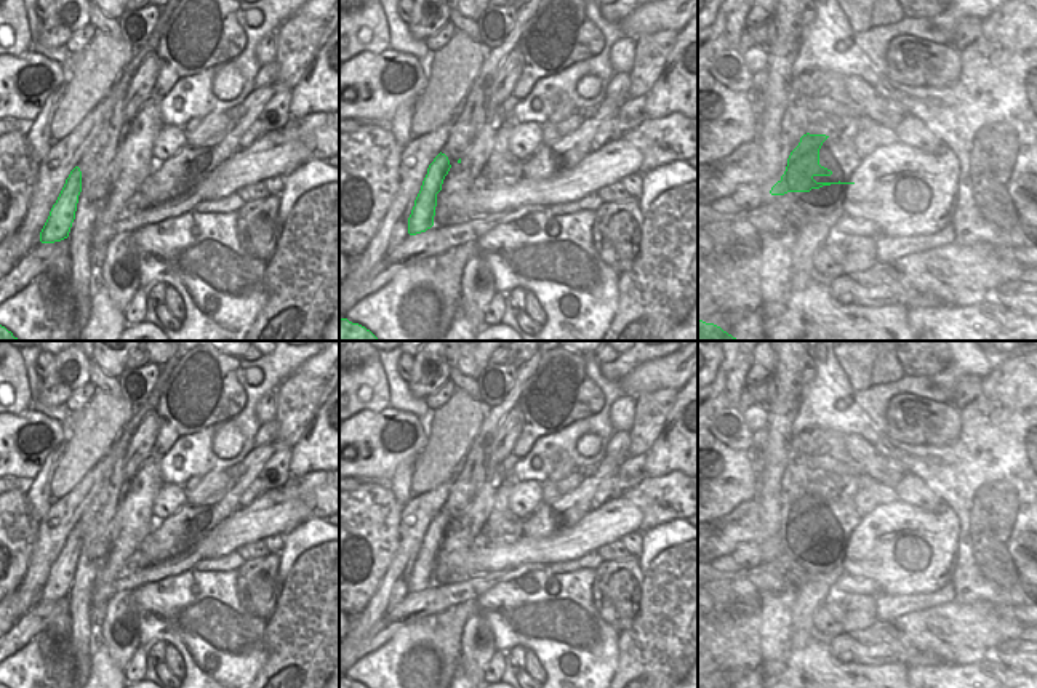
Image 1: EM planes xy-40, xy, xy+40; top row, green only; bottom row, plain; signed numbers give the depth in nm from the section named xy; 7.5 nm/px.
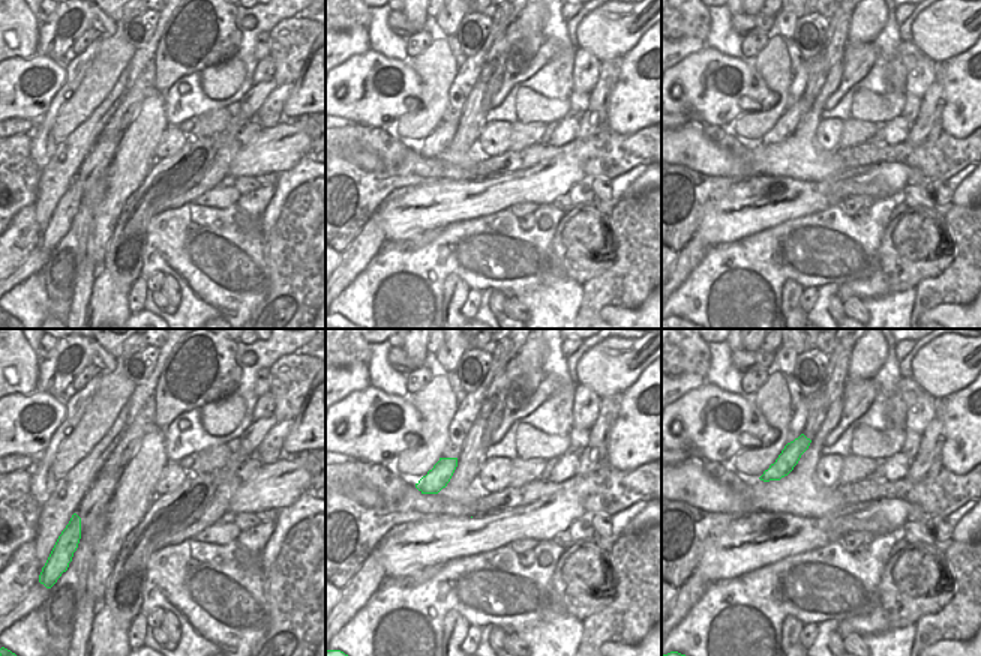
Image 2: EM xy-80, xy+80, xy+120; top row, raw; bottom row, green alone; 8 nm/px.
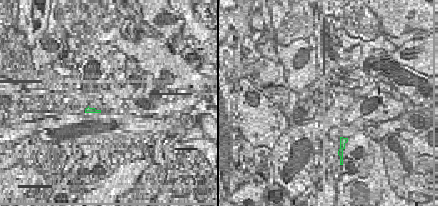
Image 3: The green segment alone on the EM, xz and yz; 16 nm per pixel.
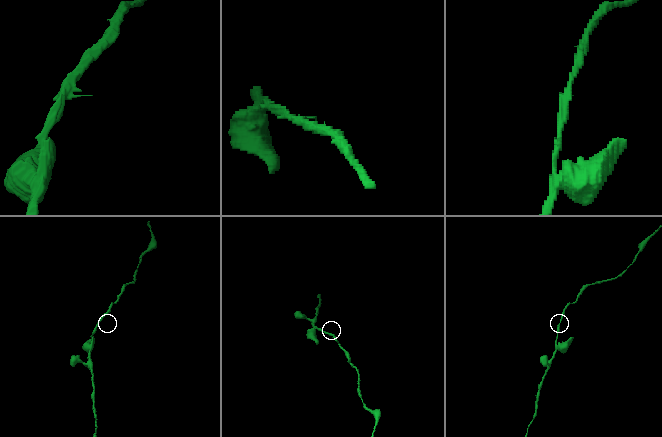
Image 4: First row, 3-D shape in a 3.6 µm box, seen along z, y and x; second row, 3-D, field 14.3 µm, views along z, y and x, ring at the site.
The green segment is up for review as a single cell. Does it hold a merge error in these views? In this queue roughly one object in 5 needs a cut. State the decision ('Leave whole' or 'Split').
Leave whole

